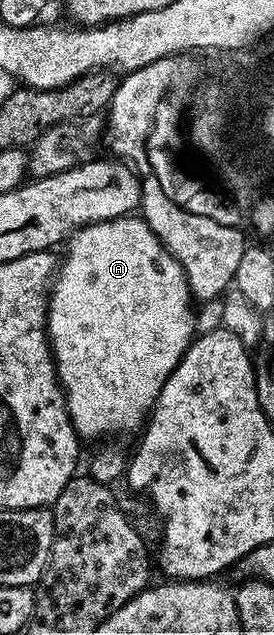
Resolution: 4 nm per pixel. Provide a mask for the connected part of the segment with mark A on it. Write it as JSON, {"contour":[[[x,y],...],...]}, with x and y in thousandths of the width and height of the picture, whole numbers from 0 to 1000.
{"contour":[[[474,337],[438,340],[431,346],[376,346],[358,353],[325,353],[314,359],[281,361],[234,386],[237,405],[219,405],[215,427],[186,449],[179,490],[164,493],[164,521],[179,524],[179,546],[193,550],[208,598],[223,603],[223,616],[237,619],[237,643],[252,647],[252,663],[266,666],[266,674],[299,694],[354,693],[365,687],[412,687],[423,680],[496,682],[533,666],[536,650],[573,635],[573,622],[595,614],[609,595],[631,587],[712,529],[712,491],[701,483],[690,487],[697,461],[668,419],[558,365],[555,351],[540,345],[511,346],[507,342],[511,339]]]}

